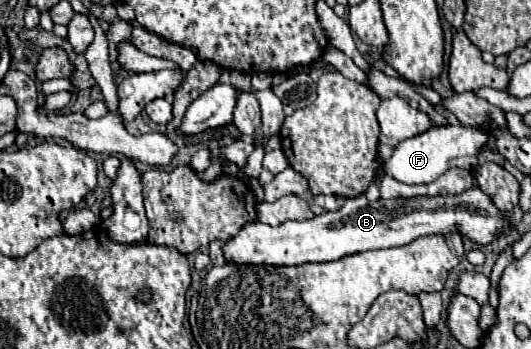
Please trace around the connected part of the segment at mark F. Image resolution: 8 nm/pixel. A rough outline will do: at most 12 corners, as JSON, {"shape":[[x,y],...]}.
{"shape":[[432,126],[384,164],[404,184],[473,171],[486,126]]}

